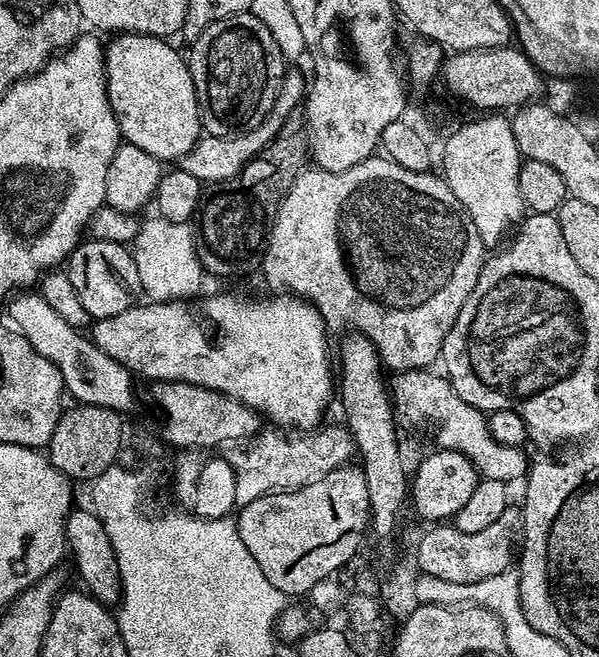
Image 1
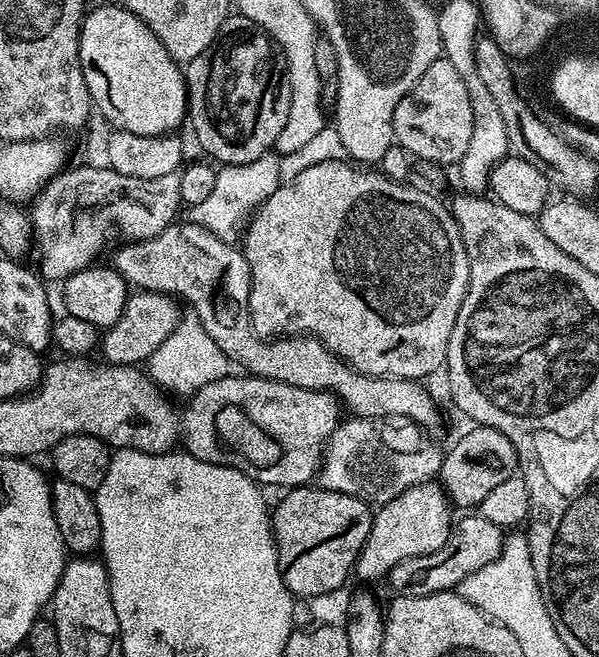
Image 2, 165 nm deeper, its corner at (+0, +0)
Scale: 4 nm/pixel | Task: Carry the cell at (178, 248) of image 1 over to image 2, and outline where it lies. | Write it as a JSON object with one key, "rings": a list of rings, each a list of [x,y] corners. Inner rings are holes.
{"rings":[[[273,150],[254,162],[223,165],[215,176],[213,193],[205,201],[191,205],[187,209],[187,219],[204,229],[210,229],[215,236],[223,240],[235,241],[238,224],[242,224],[254,209],[280,187],[280,162],[280,154]]]}

